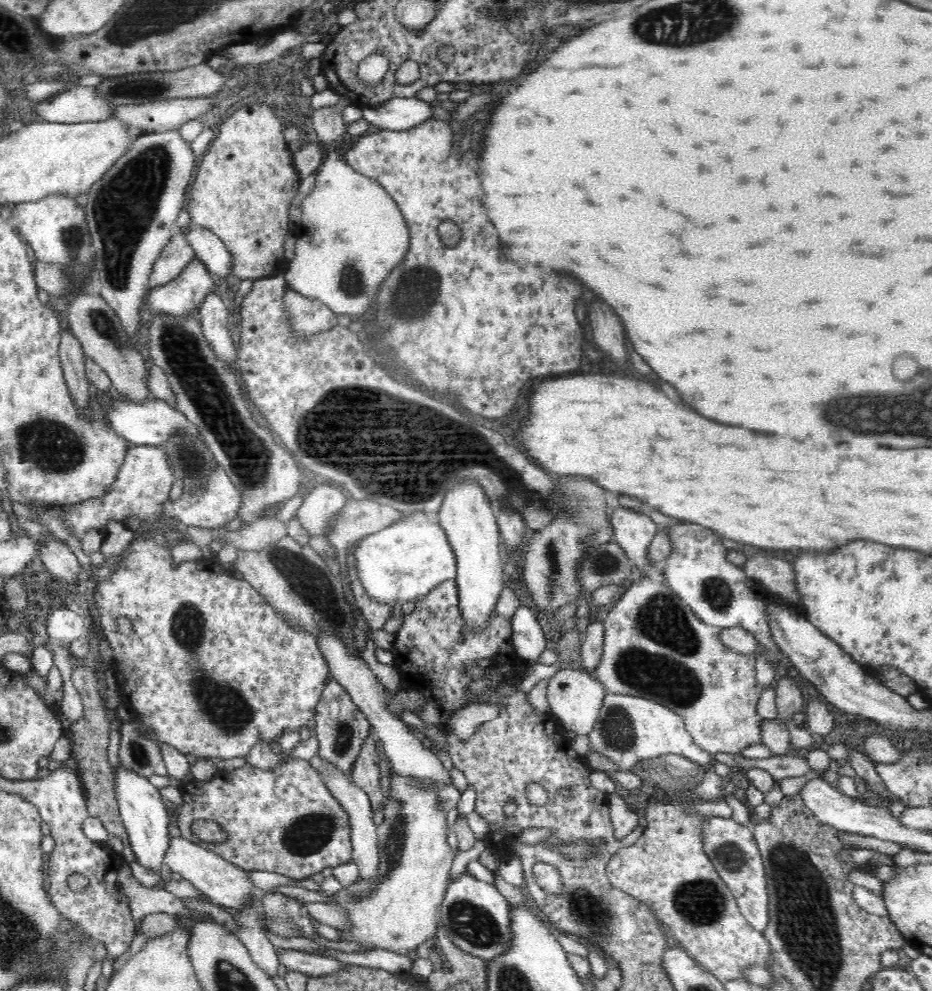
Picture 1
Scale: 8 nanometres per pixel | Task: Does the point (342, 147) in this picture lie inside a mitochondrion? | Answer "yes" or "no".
no

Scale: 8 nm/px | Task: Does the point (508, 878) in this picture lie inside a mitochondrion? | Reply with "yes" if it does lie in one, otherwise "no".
no

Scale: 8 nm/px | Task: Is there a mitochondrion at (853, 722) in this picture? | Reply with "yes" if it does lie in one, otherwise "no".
no

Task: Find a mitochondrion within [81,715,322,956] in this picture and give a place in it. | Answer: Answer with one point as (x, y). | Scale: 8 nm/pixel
(139, 754)

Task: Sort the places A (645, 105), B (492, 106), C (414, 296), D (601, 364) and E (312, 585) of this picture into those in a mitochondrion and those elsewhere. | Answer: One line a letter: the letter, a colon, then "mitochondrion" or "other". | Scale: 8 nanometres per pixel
A: other
B: other
C: mitochondrion
D: other
E: mitochondrion

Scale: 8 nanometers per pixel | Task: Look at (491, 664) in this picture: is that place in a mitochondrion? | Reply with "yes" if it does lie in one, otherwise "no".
no

